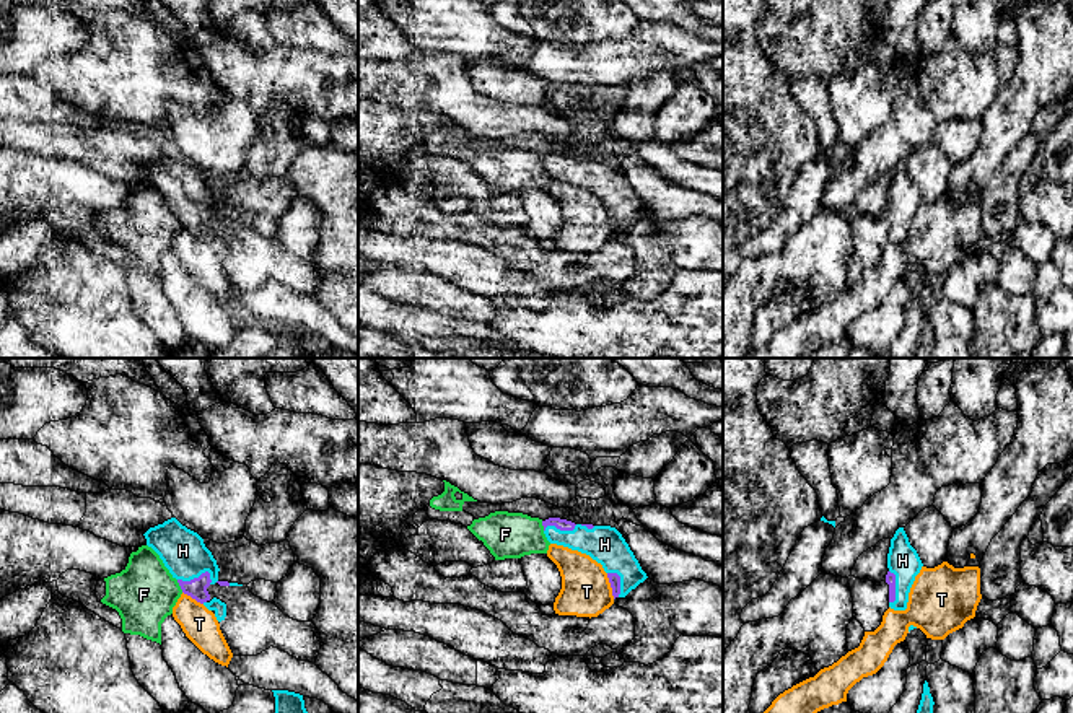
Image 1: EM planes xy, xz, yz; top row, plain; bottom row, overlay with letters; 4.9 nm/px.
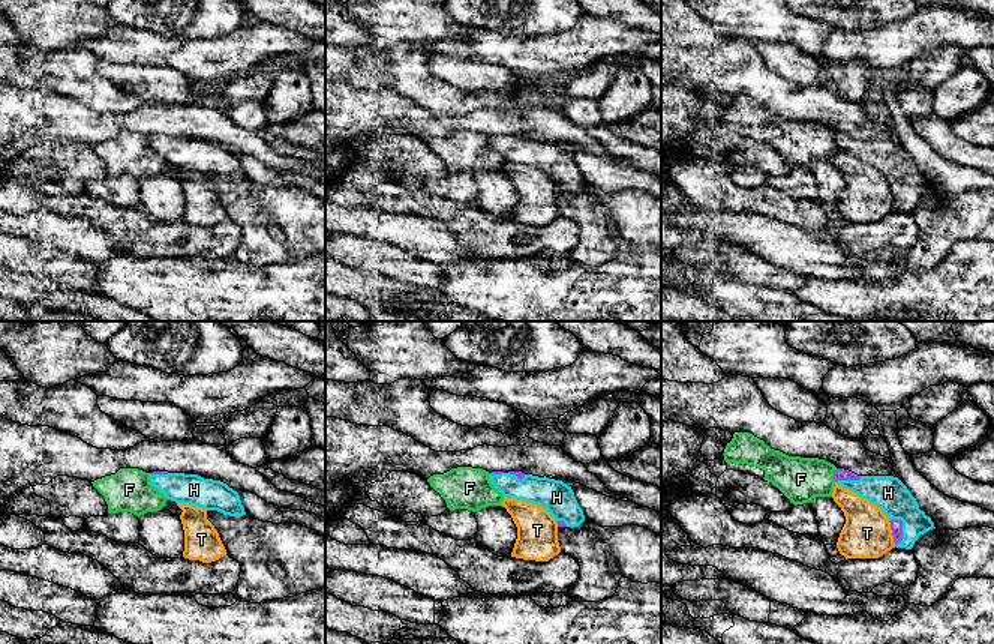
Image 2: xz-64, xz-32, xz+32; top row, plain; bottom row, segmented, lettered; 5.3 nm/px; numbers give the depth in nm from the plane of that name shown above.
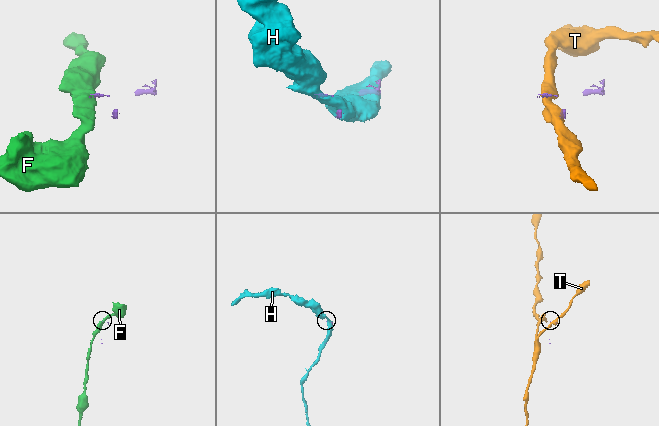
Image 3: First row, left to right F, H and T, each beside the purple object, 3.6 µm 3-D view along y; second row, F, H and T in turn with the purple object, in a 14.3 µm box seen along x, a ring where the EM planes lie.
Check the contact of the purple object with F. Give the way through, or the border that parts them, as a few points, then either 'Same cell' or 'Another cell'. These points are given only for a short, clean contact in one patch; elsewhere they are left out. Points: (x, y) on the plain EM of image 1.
Boundary: xy (176, 215), (183, 227). Another cell

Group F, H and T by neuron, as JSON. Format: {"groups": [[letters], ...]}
{"groups": [["F"], ["H"], ["T"]]}

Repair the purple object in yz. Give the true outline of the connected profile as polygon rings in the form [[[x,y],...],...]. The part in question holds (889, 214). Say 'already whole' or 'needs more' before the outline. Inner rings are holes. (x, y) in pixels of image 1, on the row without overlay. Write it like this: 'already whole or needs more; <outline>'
needs more; [[[899,163],[891,174],[887,189],[887,210],[889,220],[889,243],[894,246],[905,246],[909,238],[909,228],[920,208],[923,199],[917,186],[910,181],[904,163]]]

